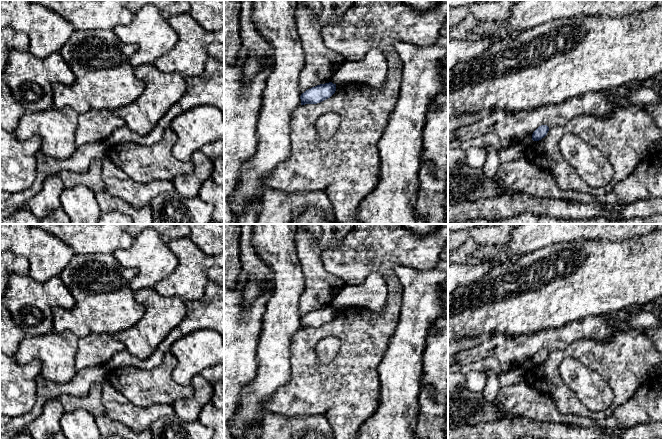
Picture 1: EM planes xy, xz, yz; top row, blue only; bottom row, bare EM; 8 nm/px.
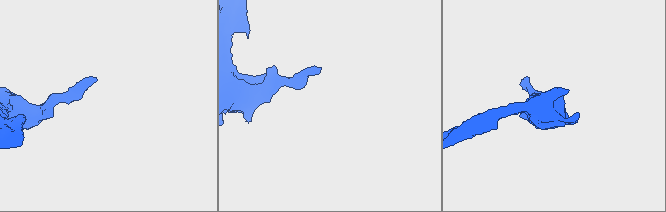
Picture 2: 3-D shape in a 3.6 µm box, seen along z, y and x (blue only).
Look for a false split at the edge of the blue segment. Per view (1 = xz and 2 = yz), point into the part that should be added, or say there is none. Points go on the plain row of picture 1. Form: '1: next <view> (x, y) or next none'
1: next none
2: next none

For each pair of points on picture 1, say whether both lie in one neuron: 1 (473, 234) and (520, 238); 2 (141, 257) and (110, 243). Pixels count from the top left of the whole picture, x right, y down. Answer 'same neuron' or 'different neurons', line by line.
1: different neurons
2: different neurons

